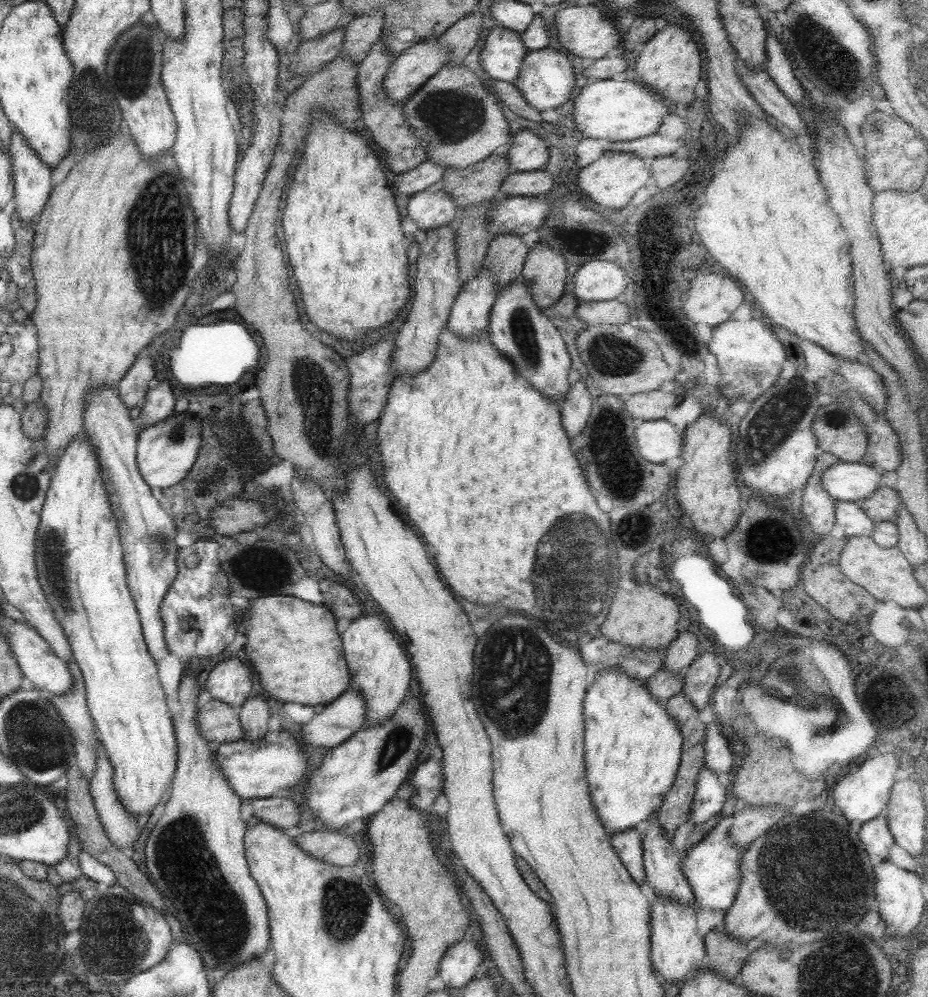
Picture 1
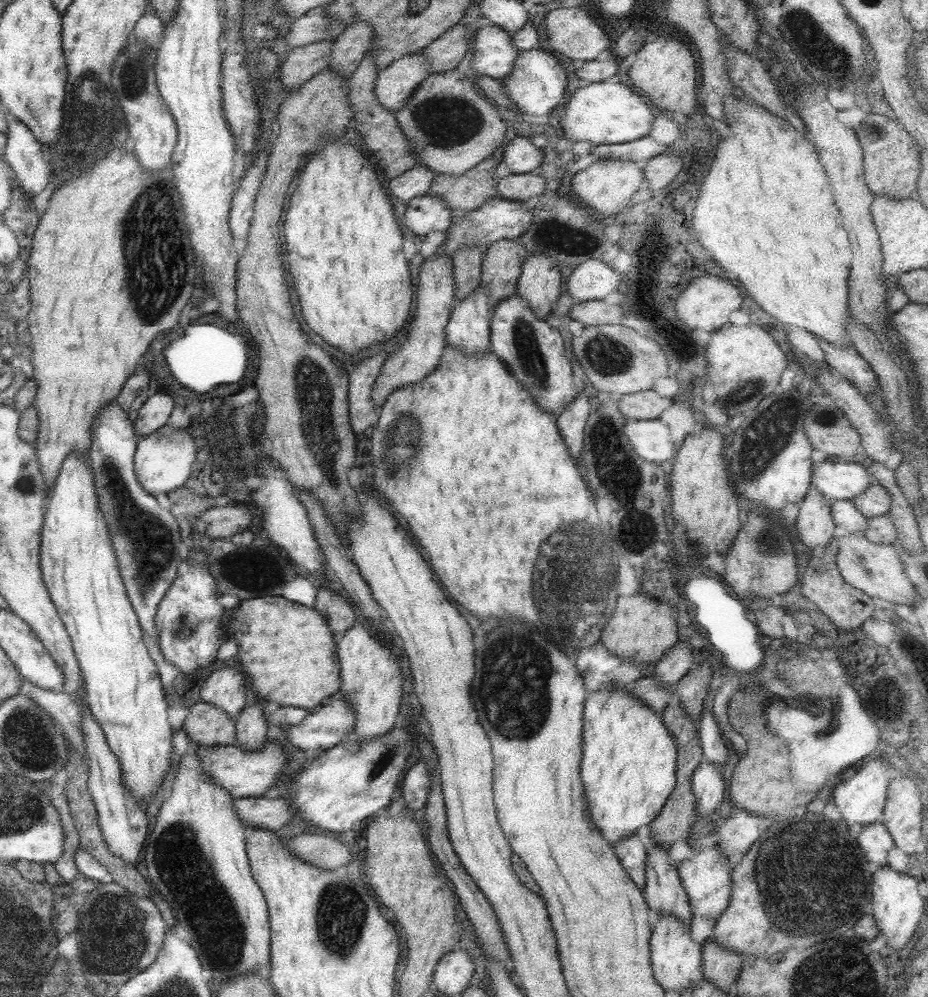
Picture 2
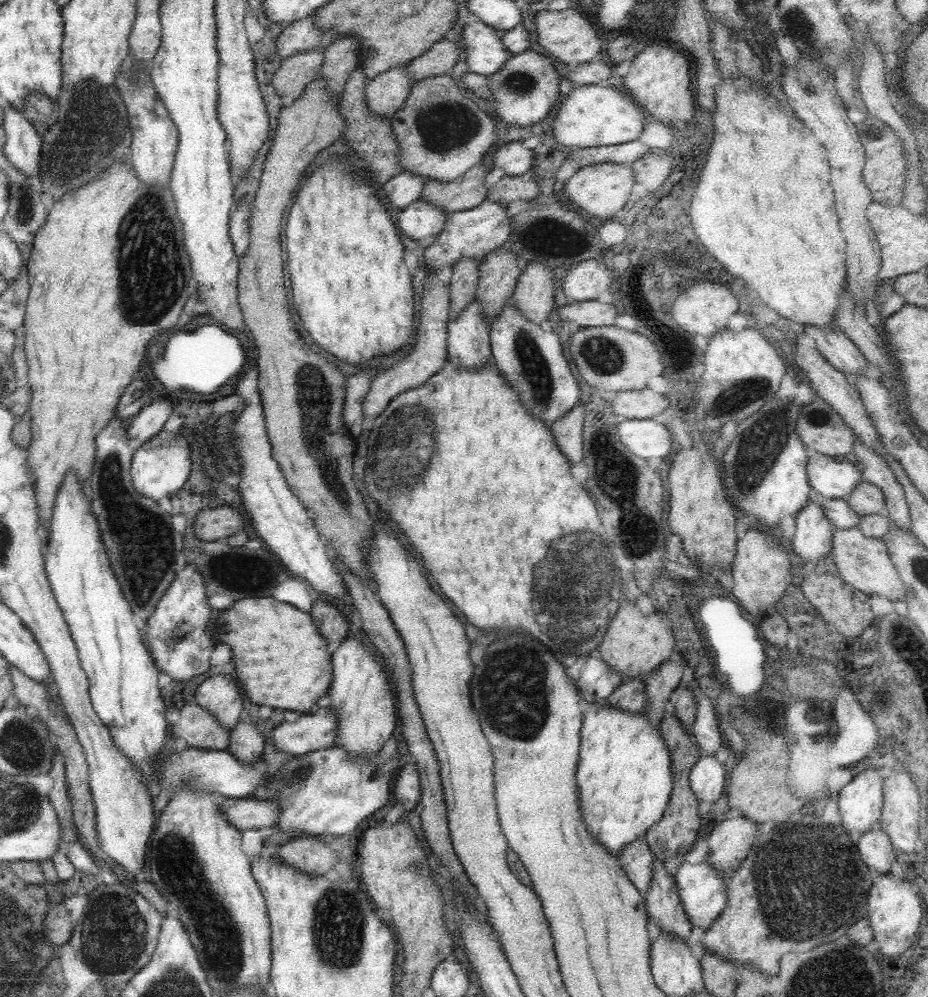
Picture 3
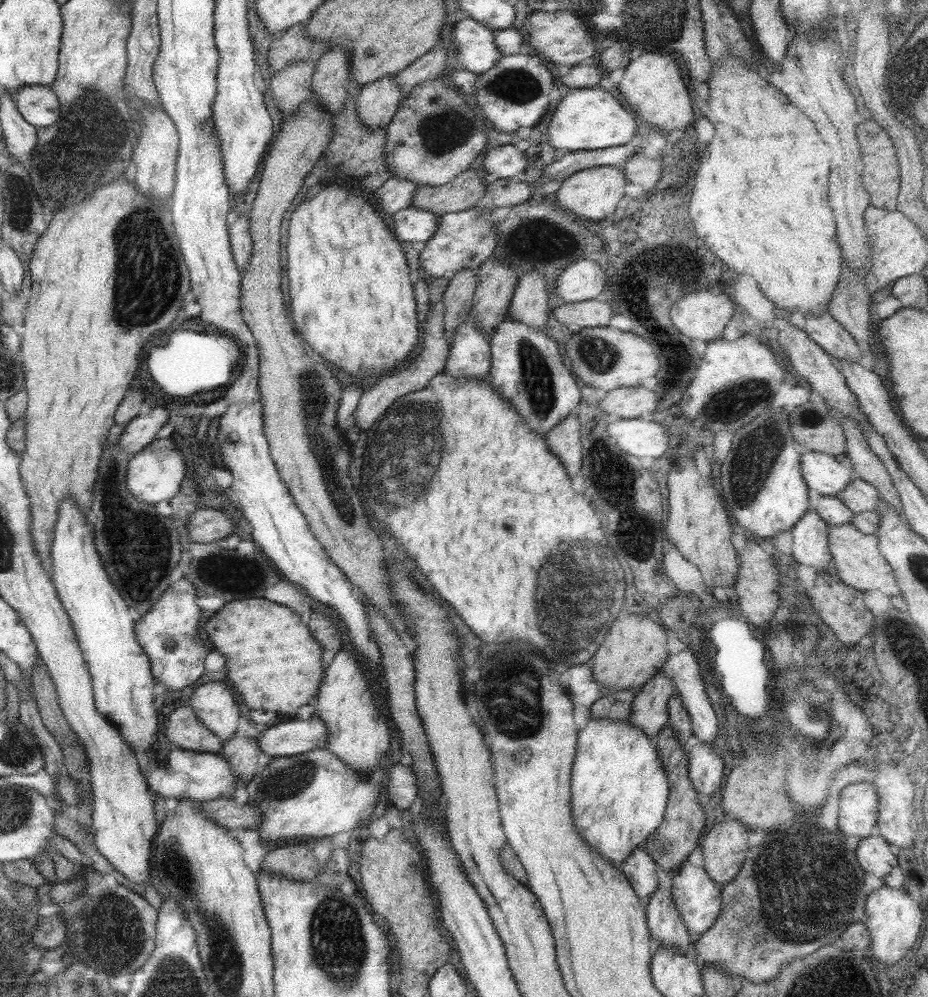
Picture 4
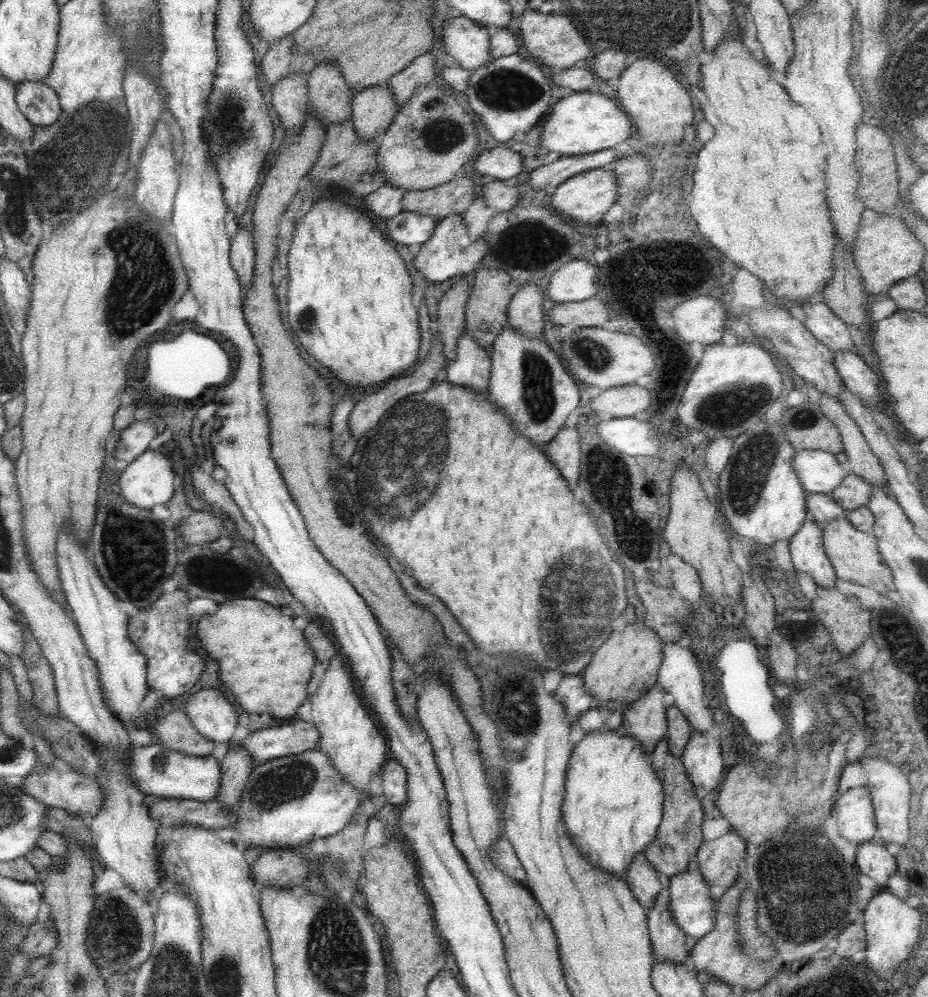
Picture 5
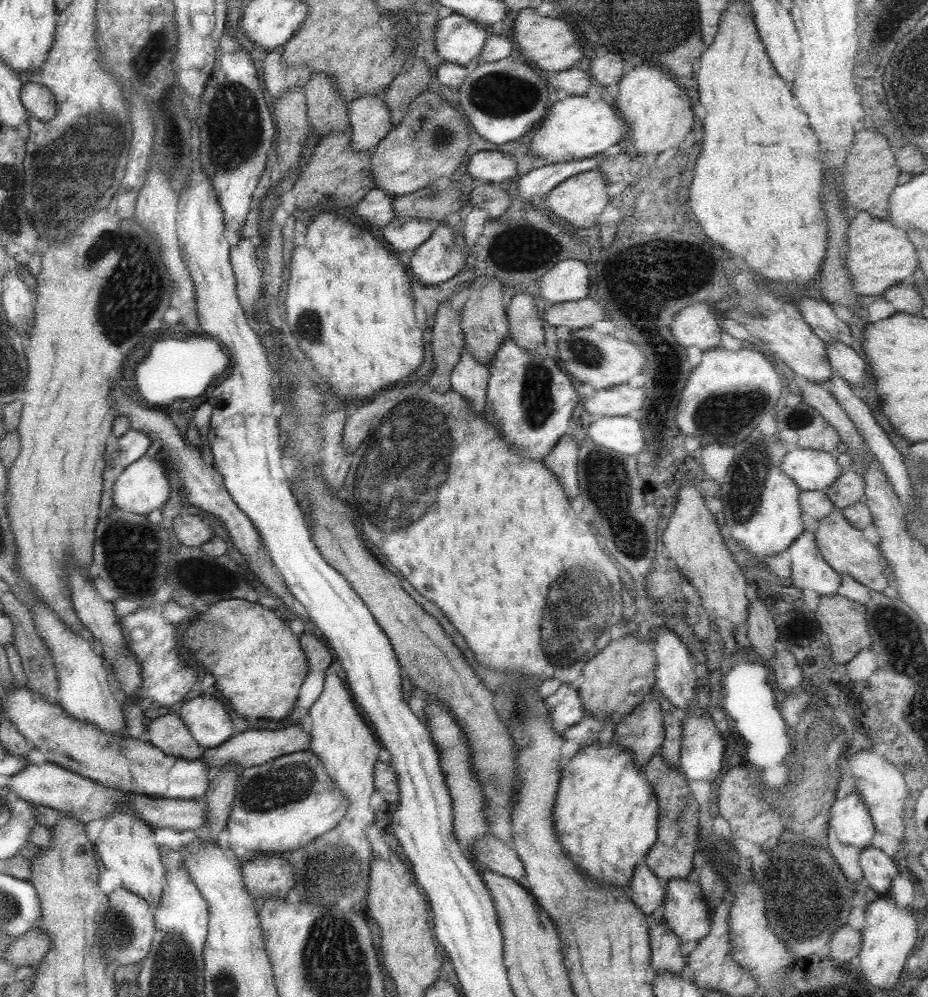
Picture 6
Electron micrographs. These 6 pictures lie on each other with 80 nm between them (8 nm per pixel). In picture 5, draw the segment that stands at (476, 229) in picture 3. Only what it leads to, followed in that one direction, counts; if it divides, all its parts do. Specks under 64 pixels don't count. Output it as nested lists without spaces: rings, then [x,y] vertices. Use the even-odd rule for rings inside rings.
[[[451,214],[437,220],[431,236],[419,247],[413,258],[413,267],[427,282],[443,282],[457,275],[466,275],[475,271],[487,252],[484,238],[480,236],[470,240],[462,214]]]

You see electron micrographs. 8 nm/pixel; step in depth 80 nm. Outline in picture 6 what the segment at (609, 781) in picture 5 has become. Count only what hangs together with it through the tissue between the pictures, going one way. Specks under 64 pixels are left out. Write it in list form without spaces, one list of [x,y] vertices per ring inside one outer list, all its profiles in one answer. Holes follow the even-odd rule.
[[[613,742],[595,743],[579,749],[559,773],[552,819],[553,832],[562,851],[585,878],[600,888],[620,888],[630,895],[628,882],[634,868],[643,862],[656,839],[657,800],[642,769],[634,765],[627,749],[621,749]]]

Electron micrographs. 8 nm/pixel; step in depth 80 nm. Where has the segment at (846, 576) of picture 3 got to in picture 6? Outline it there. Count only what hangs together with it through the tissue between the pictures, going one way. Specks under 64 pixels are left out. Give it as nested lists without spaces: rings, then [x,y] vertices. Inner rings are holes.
[[[863,501],[856,502],[841,510],[833,509],[821,517],[817,521],[817,526],[812,529],[812,535],[825,564],[839,575],[850,576],[869,590],[881,593],[885,586],[889,586],[889,580],[893,579],[893,575],[878,547],[867,541],[861,533],[861,530],[872,521],[872,516]]]

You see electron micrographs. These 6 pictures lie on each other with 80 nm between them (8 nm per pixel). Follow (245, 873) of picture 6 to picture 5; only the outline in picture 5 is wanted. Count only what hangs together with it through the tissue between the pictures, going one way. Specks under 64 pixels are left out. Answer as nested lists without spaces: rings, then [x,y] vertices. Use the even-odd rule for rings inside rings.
[[[291,849],[267,850],[248,865],[248,869],[257,887],[293,888],[302,886],[308,876],[307,862]]]

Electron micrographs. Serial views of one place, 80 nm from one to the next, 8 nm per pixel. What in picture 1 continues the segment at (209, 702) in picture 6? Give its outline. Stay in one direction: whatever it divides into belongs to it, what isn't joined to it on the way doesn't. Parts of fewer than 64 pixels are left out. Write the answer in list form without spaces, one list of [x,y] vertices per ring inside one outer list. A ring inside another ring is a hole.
[[[238,658],[224,659],[209,672],[203,684],[203,691],[213,700],[229,705],[239,713],[239,708],[251,692],[251,673],[251,667],[245,662],[238,661]]]

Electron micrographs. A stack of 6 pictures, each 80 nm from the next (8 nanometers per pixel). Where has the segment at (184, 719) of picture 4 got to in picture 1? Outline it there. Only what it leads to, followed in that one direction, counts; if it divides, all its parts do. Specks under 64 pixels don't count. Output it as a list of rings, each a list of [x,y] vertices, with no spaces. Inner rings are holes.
[[[209,700],[197,706],[197,731],[209,749],[215,750],[224,743],[233,743],[243,738],[243,731],[235,709],[217,700]]]

